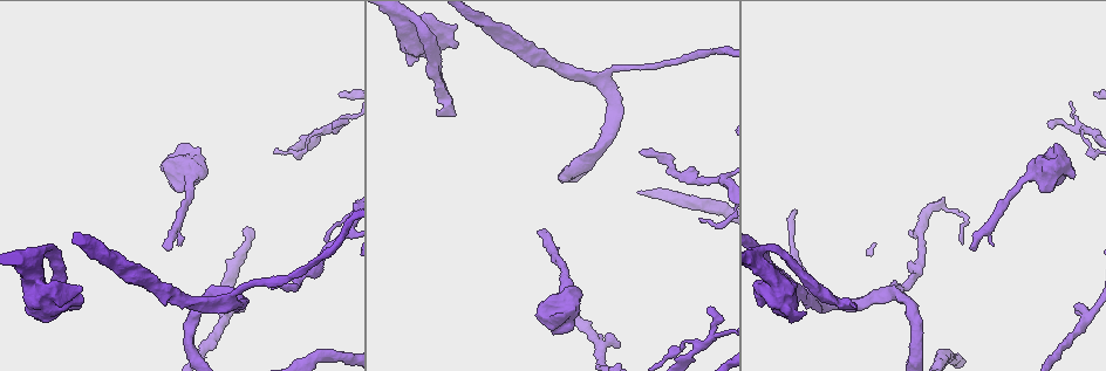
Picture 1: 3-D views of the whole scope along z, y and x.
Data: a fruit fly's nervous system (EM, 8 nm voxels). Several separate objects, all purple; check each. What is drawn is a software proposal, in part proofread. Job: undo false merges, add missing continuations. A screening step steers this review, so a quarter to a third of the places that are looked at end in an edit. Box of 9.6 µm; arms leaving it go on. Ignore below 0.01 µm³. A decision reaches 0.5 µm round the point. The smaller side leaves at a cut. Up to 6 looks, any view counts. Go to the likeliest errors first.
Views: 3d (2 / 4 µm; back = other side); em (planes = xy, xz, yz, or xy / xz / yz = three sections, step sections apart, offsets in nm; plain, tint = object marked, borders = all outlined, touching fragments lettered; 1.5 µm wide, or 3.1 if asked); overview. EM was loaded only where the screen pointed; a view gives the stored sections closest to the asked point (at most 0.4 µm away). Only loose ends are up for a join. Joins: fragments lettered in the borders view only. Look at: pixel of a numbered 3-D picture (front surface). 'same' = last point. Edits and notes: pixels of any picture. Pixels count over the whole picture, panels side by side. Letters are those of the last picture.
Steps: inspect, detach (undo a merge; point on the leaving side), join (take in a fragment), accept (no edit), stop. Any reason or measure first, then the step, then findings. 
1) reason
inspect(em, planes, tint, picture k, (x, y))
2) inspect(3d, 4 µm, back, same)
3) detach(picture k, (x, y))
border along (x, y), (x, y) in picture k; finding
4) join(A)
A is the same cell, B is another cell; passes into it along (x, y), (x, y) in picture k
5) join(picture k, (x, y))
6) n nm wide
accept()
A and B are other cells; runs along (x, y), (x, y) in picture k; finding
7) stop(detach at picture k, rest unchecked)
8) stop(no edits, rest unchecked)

an open end
inspect(em, yz, step 8, tint, picture 1, (892, 283))

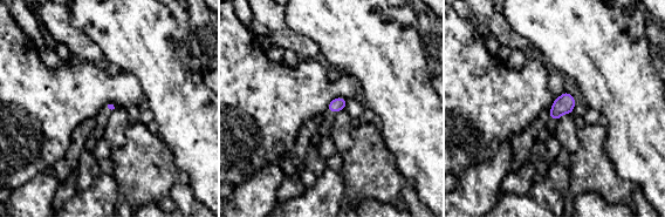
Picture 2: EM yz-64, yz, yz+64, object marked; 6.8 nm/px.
inspect(em, planes, tint, same)

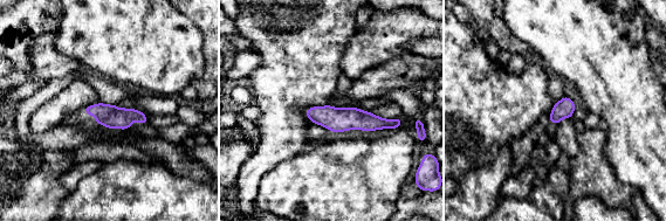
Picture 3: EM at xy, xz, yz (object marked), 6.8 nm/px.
what lies round it
inspect(em, planes, borders, same)

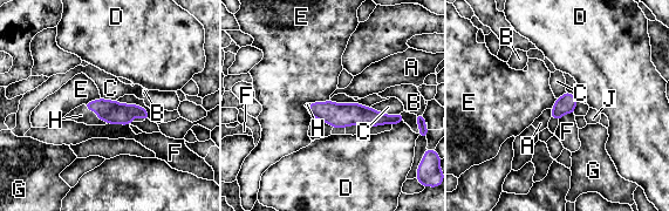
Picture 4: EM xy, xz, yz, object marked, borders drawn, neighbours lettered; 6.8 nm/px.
join(H)
H is the same cell, A, B, C, D, E, F, G and J are other cells; passes into it along (111, 111), (96, 113), (81, 115) in picture 4; the cell continues

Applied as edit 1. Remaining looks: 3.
an open end
inspect(em, xz, step 8, tint, picture 1, (537, 232))

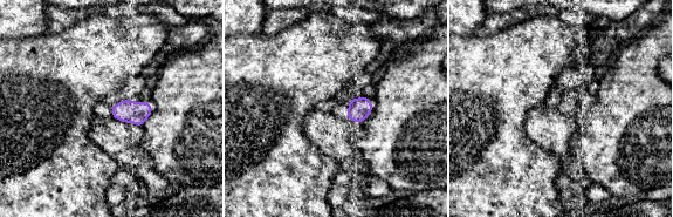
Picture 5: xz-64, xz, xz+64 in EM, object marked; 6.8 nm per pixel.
another direction
inspect(em, planes, borders, same)

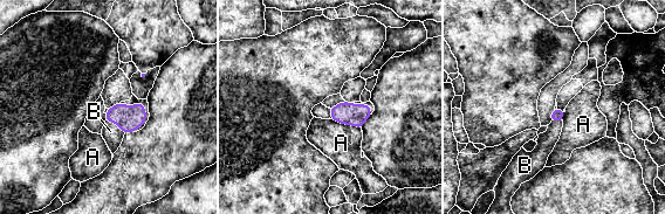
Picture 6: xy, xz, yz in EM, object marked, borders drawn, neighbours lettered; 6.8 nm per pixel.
join(B)
B is the same cell, A is another cell; it goes on there

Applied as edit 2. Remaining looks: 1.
stop(join at picture 4, join at picture 6, rest unchecked)

